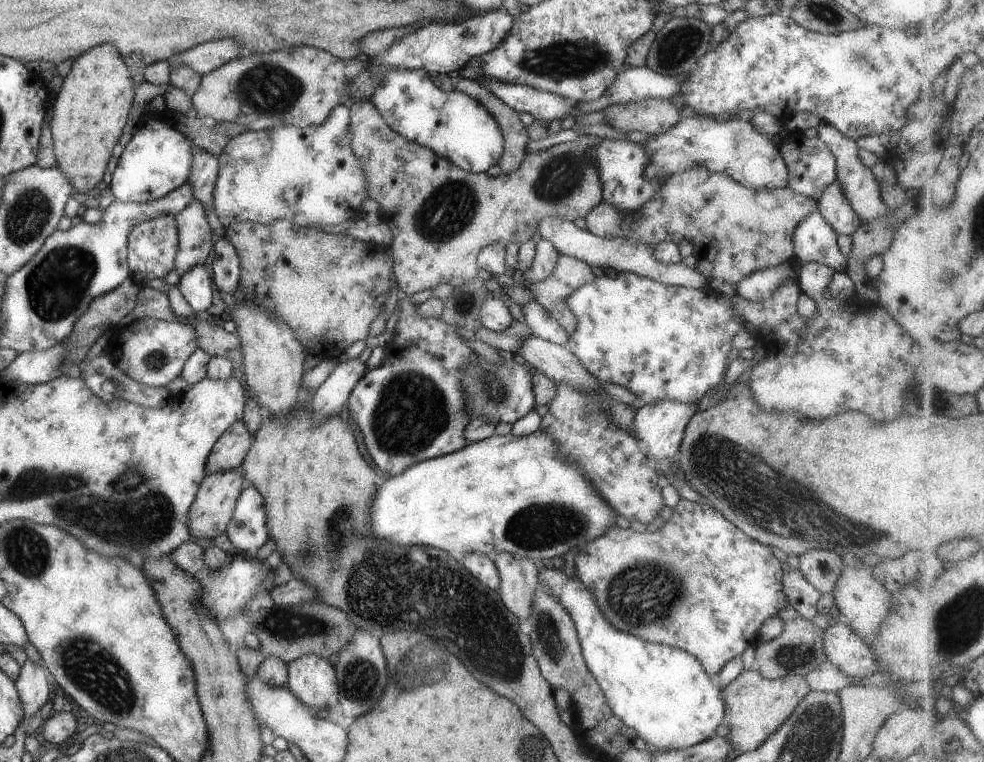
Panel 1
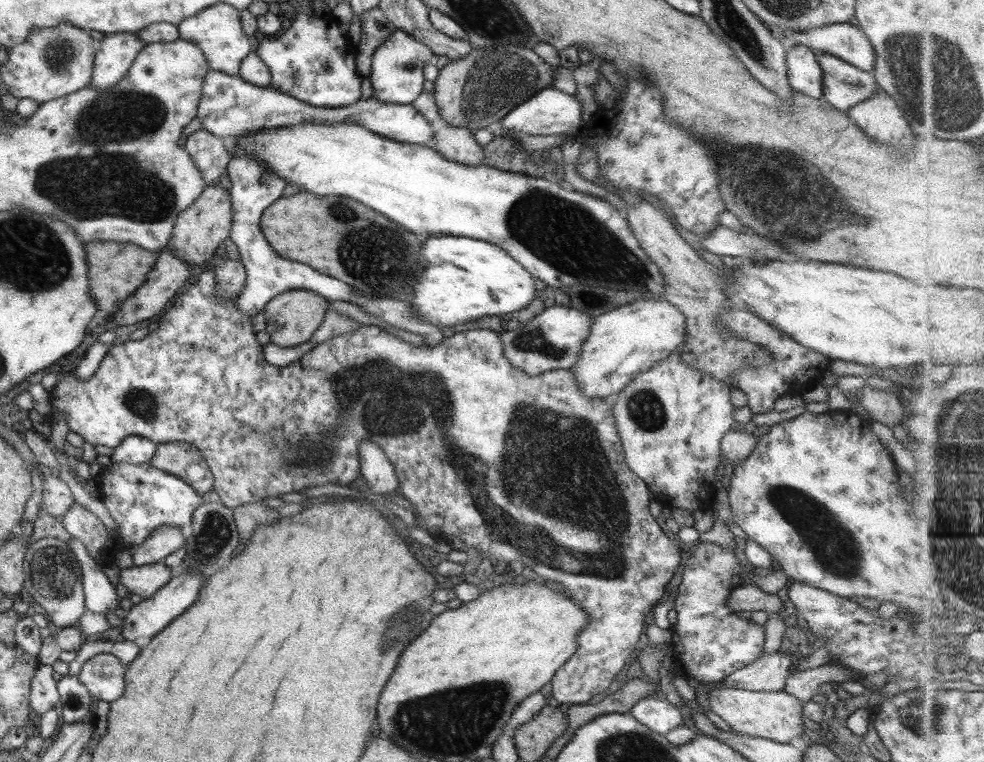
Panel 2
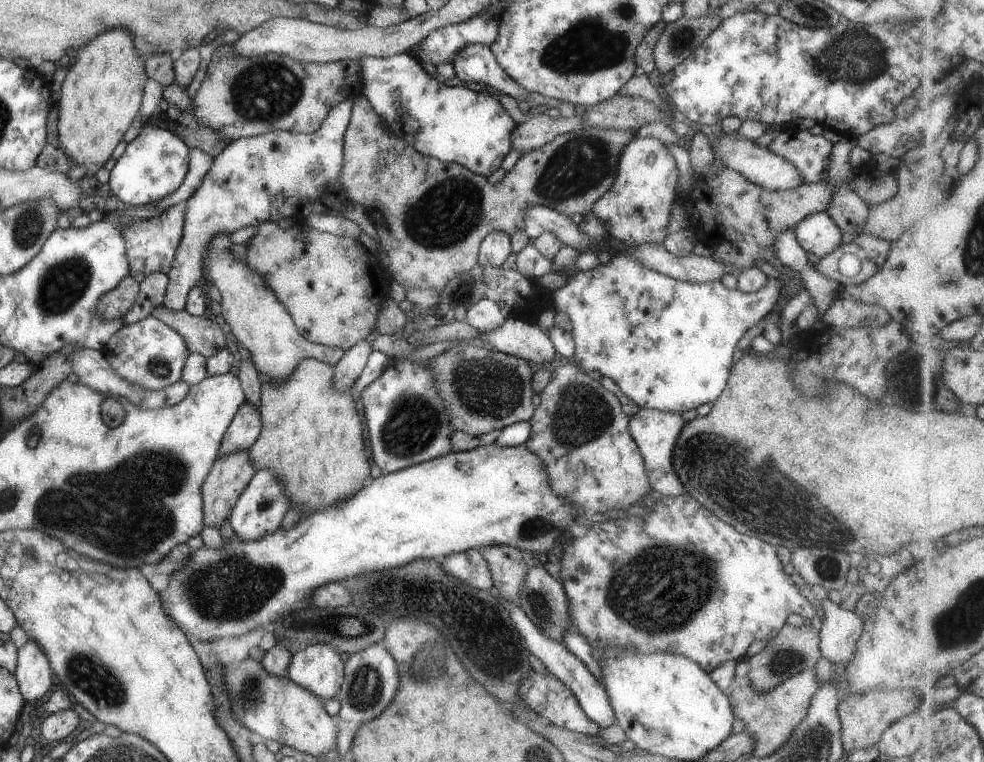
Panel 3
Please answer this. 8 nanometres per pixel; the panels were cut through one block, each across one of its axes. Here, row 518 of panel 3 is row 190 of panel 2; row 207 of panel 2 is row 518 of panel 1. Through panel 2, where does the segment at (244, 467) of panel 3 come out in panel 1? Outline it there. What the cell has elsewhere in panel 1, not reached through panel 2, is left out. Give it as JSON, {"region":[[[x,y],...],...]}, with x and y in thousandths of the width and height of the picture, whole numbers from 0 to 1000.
{"region":[[[239,615],[229,619],[211,622],[204,629],[197,655],[190,672],[190,693],[192,703],[196,706],[217,707],[225,701],[235,680],[241,651],[249,638],[247,626],[239,619]]]}

